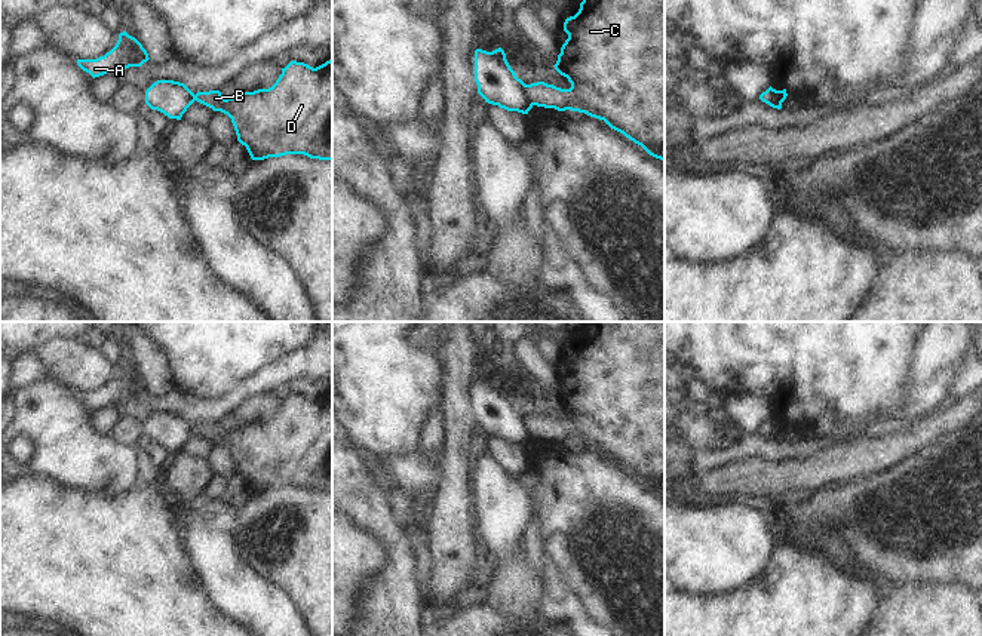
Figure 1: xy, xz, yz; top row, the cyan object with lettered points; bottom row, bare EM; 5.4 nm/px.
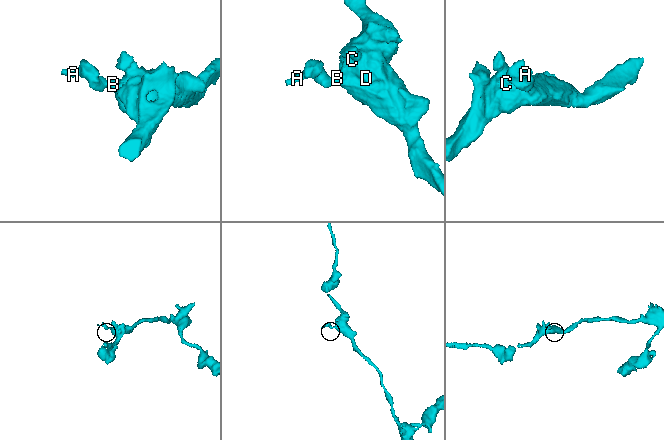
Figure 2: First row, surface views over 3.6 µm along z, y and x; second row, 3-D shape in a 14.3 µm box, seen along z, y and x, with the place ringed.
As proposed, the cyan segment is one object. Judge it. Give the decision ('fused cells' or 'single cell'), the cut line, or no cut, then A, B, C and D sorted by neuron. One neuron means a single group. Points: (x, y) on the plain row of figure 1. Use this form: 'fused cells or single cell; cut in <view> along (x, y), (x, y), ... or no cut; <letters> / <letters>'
fused cells; cut in xz along (525, 417), (533, 436); A / B C D

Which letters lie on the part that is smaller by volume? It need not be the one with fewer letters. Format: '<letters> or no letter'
A

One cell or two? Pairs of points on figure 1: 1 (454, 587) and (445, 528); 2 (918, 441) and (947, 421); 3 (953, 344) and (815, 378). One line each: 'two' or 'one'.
1: one
2: one
3: two

